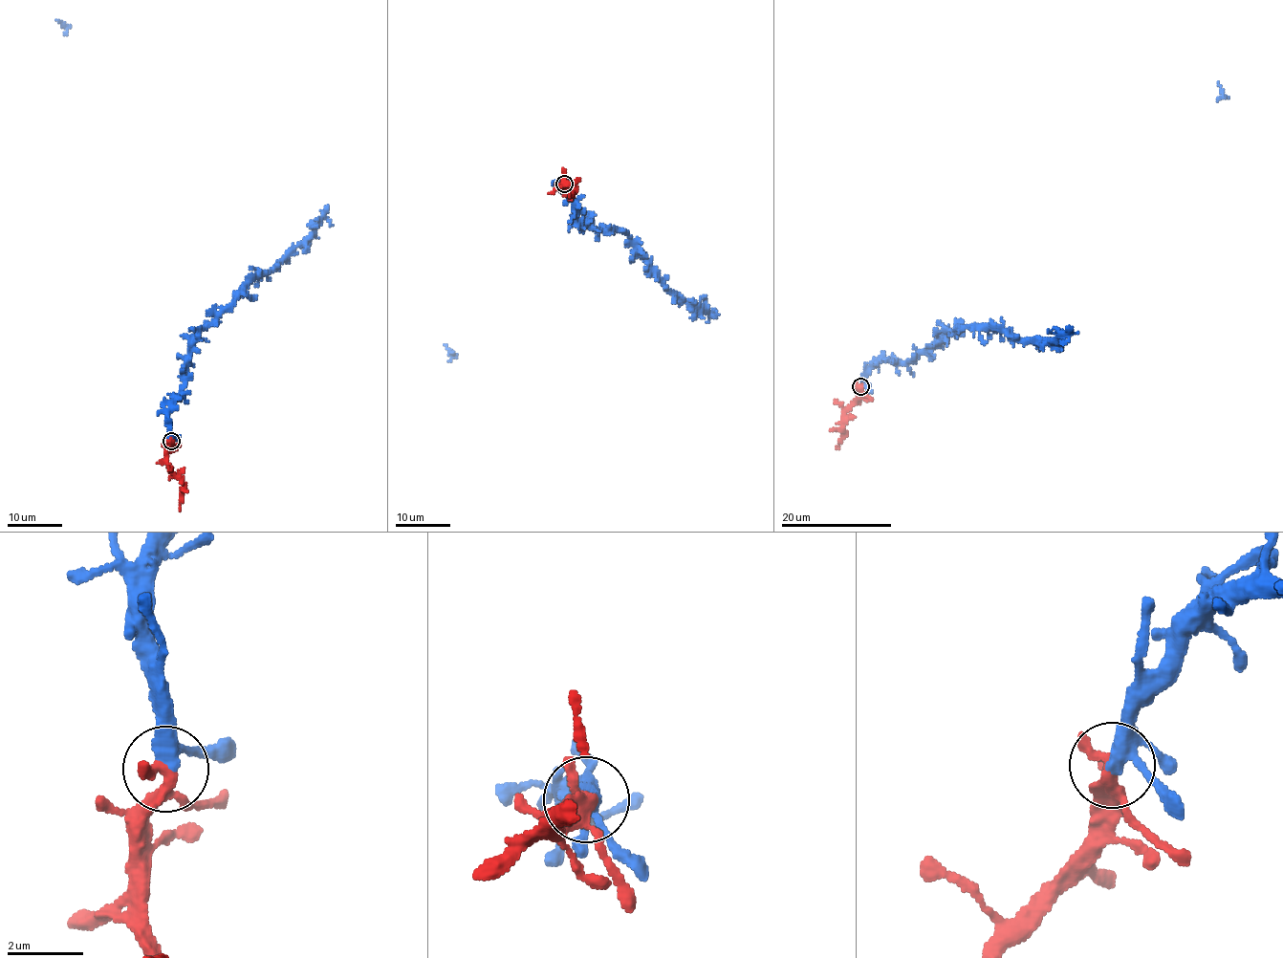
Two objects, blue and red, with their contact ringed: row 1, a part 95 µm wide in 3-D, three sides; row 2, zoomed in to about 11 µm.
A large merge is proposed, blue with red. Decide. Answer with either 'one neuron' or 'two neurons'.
one neuron

